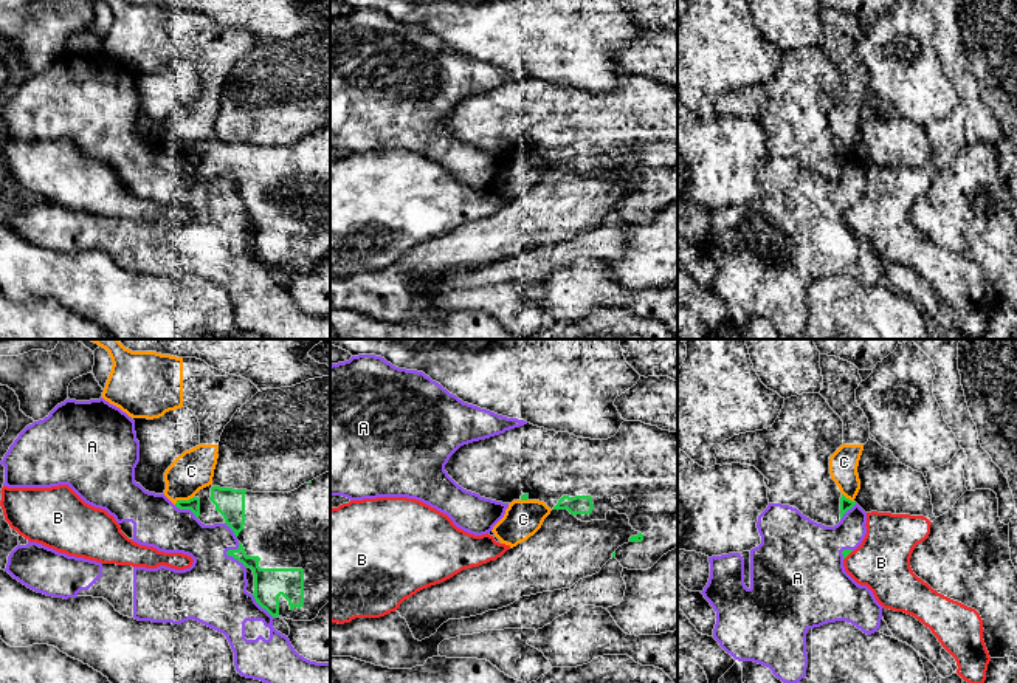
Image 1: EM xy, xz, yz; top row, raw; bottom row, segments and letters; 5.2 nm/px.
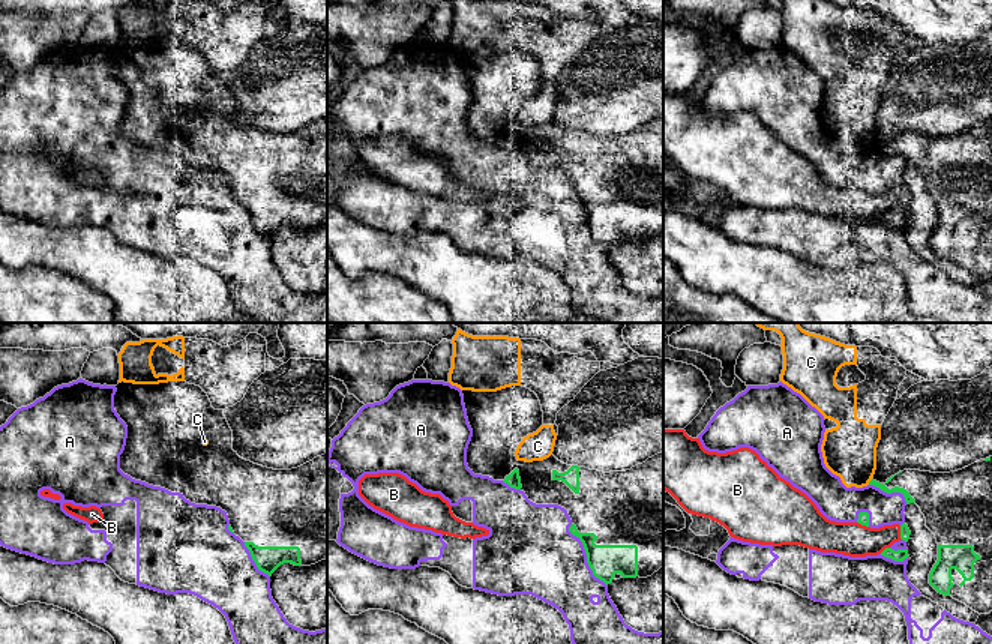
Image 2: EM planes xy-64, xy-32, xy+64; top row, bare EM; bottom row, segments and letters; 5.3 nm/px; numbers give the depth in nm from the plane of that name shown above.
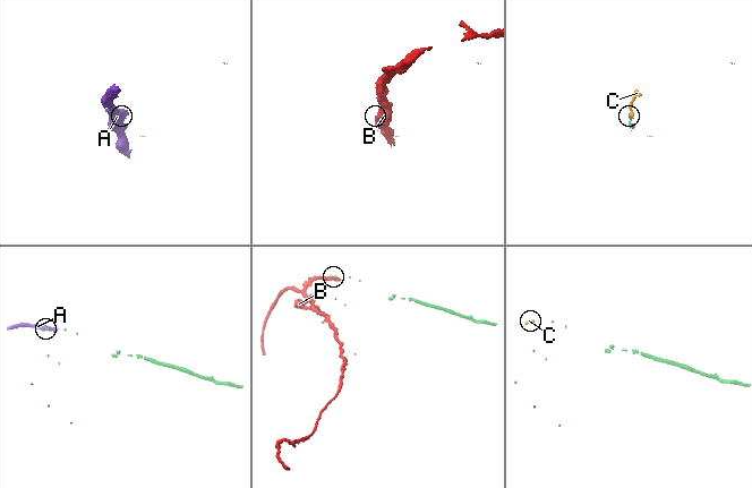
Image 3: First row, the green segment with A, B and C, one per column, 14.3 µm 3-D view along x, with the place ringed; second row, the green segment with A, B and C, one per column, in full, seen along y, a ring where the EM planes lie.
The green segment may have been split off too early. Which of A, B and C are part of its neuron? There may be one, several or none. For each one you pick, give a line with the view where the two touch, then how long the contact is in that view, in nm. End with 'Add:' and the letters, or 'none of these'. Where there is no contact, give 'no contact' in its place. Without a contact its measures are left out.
Add: none of these

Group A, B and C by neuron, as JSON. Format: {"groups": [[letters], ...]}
{"groups": [["A"], ["B"], ["C"]]}

